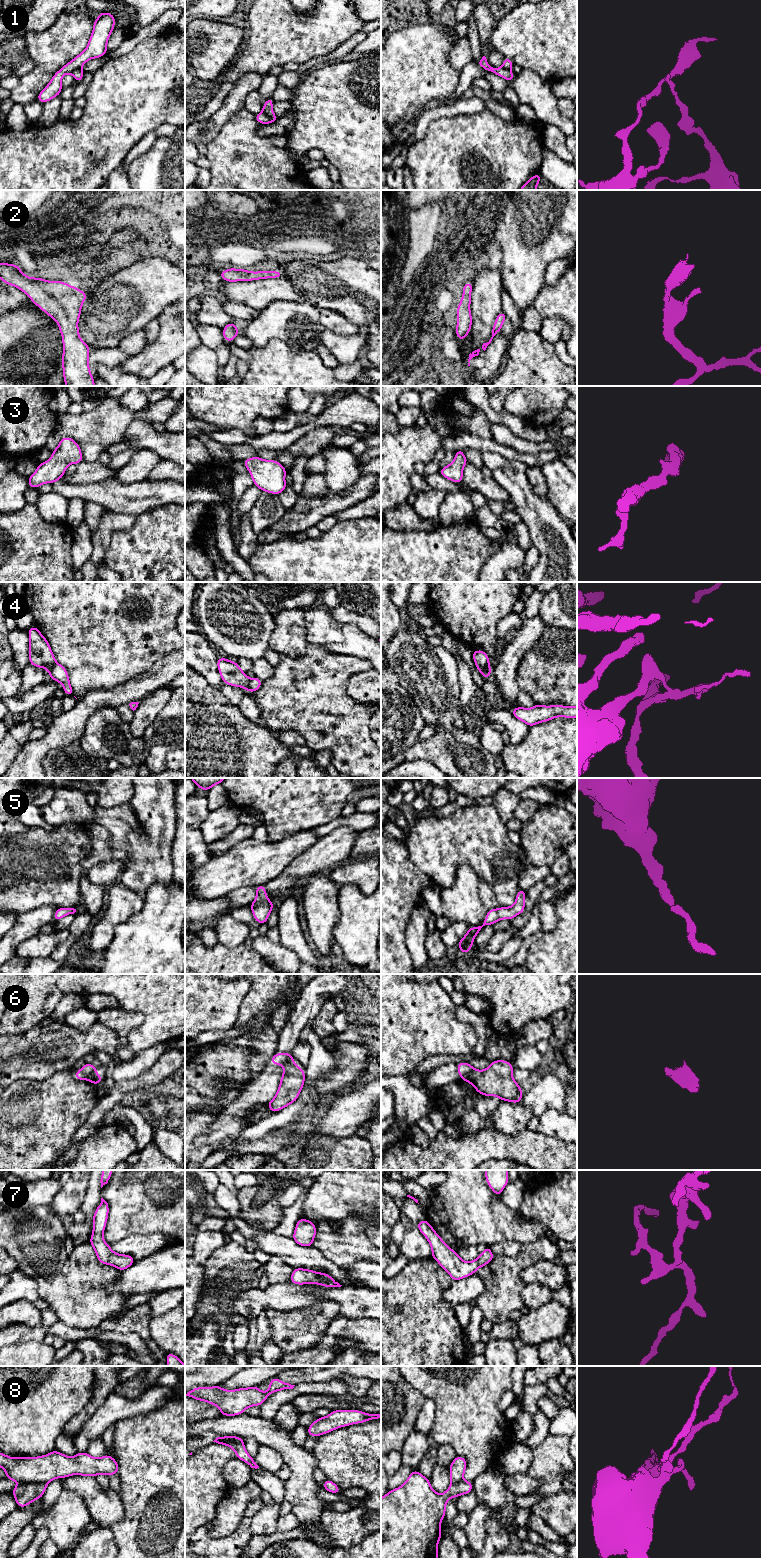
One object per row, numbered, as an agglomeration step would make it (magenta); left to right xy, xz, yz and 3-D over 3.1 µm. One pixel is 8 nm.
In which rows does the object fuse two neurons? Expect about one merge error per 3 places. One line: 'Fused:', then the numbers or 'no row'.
Fused: 1, 4, 6, 8

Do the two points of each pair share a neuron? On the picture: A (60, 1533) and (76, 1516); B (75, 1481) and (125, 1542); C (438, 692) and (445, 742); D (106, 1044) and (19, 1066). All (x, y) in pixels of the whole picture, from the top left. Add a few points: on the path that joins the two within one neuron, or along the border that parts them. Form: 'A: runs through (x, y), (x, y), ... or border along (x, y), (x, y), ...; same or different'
A: runs through (64, 1529), (72, 1520); same
B: border along (122, 1504), (123, 1517), (110, 1527); different
C: border along (464, 727), (436, 732); different
D: runs through (84, 1044), (61, 1046), (41, 1056); same

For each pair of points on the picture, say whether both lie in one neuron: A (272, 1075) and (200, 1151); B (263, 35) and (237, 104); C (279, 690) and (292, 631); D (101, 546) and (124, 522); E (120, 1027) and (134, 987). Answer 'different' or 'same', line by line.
A: different
B: different
C: different
D: same
E: different

